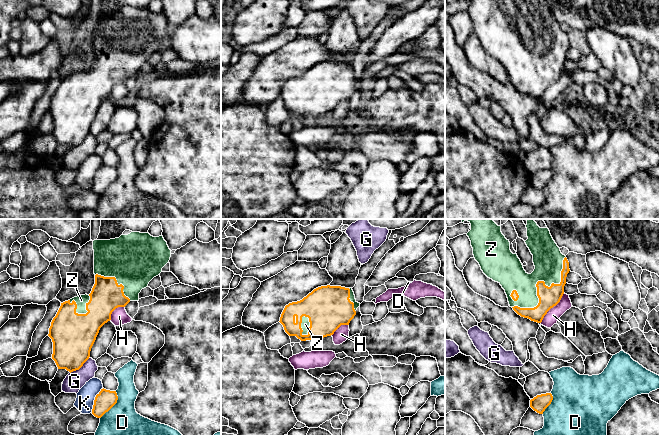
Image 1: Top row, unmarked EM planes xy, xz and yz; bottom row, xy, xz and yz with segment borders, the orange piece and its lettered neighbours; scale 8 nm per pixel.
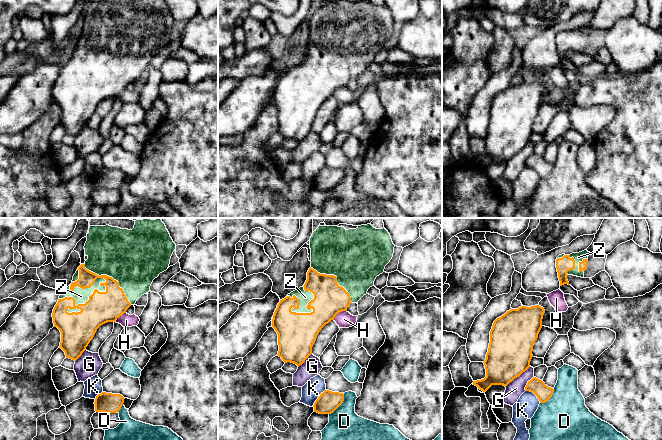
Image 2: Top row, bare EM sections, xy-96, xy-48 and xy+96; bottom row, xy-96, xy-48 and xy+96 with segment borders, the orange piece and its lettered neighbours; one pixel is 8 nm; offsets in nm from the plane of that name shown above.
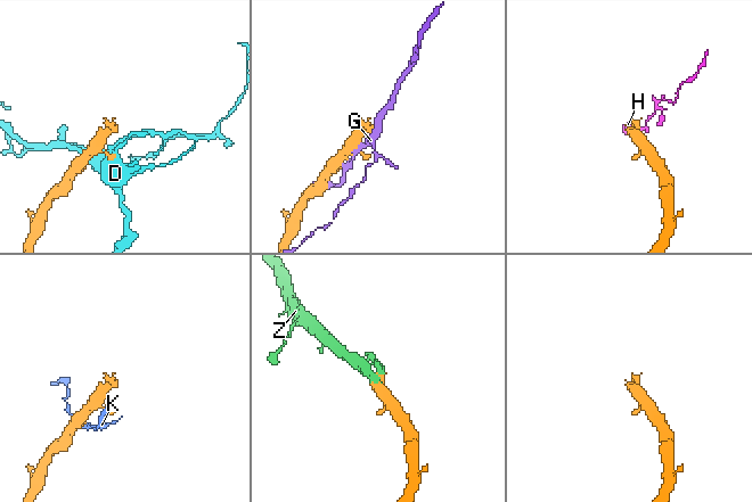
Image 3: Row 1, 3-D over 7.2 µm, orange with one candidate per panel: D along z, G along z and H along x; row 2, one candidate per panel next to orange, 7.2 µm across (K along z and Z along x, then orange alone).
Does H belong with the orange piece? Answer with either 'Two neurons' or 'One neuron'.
Two neurons

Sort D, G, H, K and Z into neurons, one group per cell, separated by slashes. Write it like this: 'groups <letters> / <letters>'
groups D / G / H / K / Z

